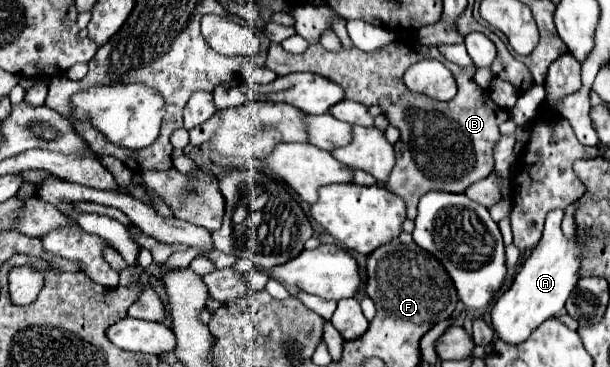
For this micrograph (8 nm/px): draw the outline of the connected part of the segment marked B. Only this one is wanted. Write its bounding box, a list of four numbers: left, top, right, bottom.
[264,40,502,220]

